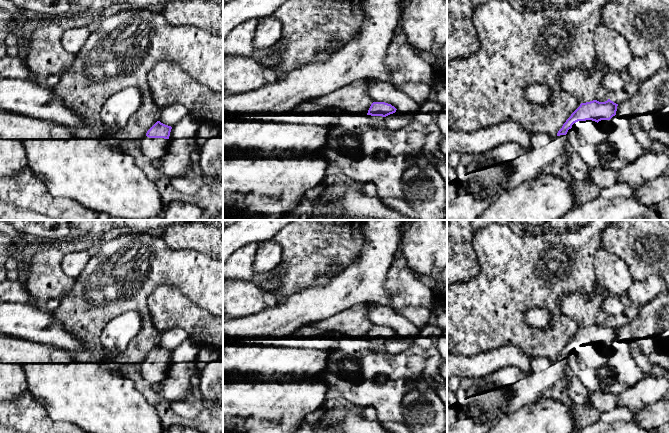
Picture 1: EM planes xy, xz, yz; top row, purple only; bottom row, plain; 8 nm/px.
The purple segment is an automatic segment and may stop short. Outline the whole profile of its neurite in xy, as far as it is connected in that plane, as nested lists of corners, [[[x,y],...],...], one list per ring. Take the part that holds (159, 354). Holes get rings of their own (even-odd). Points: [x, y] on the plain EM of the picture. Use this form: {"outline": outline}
{"outline": [[[157,345],[140,364],[142,377],[152,386],[157,387],[166,379],[171,353]]]}

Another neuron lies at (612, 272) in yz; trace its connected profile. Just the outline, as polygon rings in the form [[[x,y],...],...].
[[[603,247],[597,250],[593,272],[596,280],[604,286],[610,295],[619,296],[627,293],[634,282],[628,265]]]

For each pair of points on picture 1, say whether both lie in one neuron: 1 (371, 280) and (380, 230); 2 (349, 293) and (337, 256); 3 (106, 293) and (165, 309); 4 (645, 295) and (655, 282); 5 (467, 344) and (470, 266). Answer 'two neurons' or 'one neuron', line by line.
1: one neuron
2: two neurons
3: two neurons
4: one neuron
5: two neurons

